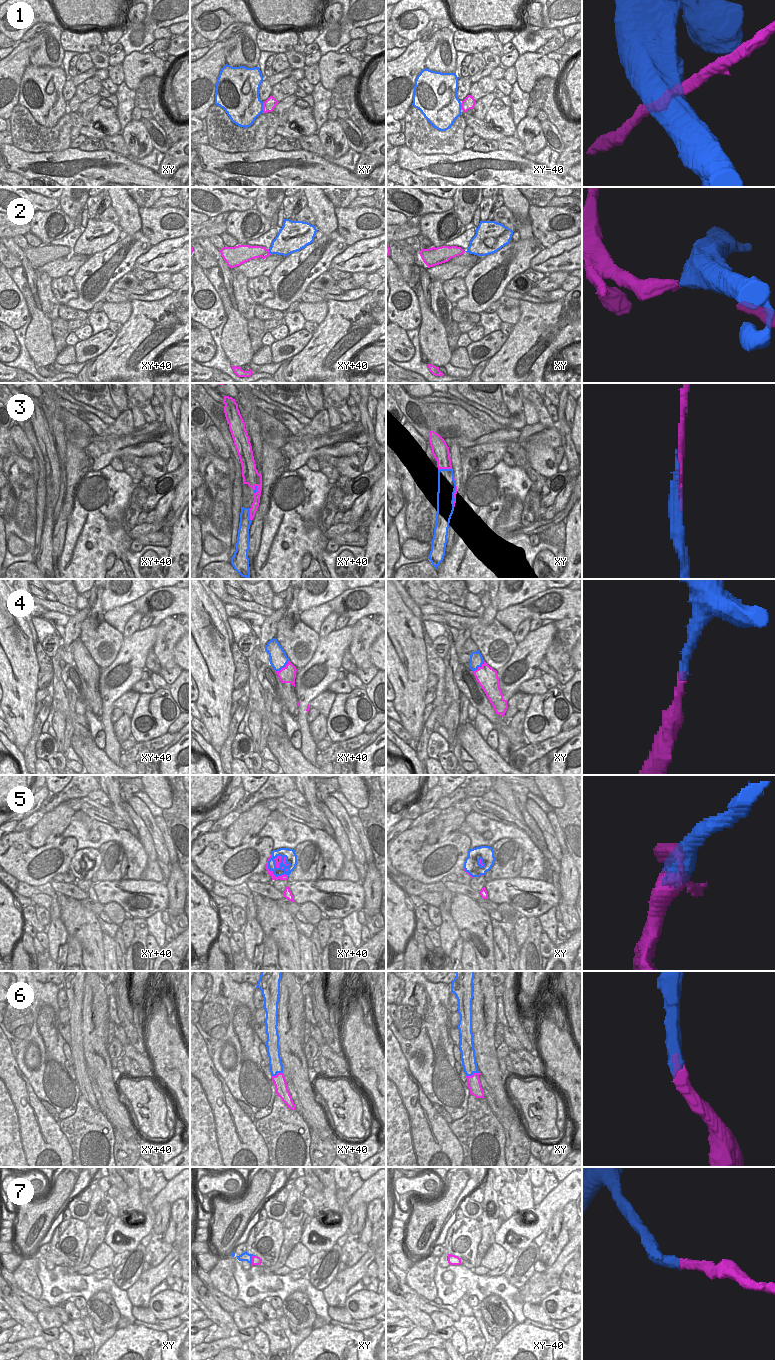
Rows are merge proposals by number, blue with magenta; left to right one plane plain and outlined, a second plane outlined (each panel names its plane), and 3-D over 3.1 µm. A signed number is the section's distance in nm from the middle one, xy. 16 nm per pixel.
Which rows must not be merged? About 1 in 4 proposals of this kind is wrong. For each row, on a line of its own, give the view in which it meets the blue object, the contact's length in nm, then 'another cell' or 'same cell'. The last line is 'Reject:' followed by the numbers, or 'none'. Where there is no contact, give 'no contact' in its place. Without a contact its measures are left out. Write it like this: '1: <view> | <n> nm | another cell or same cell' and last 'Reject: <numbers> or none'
1: xy | 180 nm | another cell
2: xy+40 | 100 nm | another cell
3: xy | 220 nm | same cell
4: xy+40 | 300 nm | same cell
5: xy+40 | 480 nm | same cell
6: xy | 240 nm | same cell
7: xy | 170 nm | same cell
Reject: 1, 2

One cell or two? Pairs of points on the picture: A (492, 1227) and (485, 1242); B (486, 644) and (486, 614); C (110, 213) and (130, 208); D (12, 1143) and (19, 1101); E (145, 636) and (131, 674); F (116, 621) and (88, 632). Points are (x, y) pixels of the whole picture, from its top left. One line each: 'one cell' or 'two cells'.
A: one cell
B: one cell
C: two cells
D: one cell
E: one cell
F: two cells

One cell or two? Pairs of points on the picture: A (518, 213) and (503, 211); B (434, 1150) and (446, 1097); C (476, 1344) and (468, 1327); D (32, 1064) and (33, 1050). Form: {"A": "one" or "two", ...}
{"A": "two", "B": "two", "C": "one", "D": "one"}

